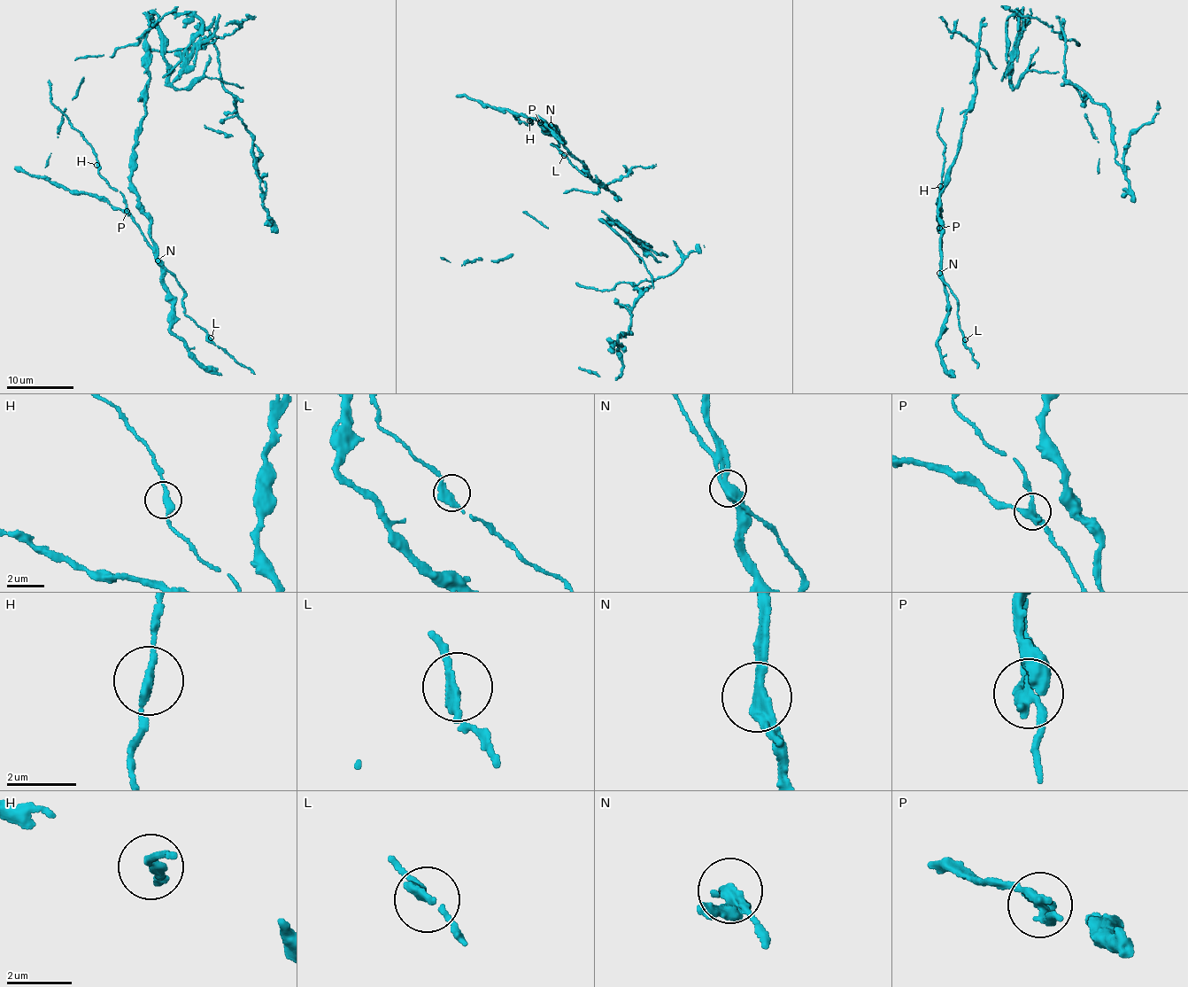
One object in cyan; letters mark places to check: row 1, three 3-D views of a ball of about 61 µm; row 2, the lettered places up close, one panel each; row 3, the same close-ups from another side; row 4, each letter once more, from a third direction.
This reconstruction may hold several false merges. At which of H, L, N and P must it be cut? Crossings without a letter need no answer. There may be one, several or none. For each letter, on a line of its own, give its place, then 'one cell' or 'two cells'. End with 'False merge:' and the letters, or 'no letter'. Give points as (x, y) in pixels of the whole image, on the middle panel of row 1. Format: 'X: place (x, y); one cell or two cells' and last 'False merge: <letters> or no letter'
H: place (529, 120); one cell
L: place (564, 155); one cell
N: place (551, 125); two cells
P: place (540, 122); two cells
False merge: N, P

